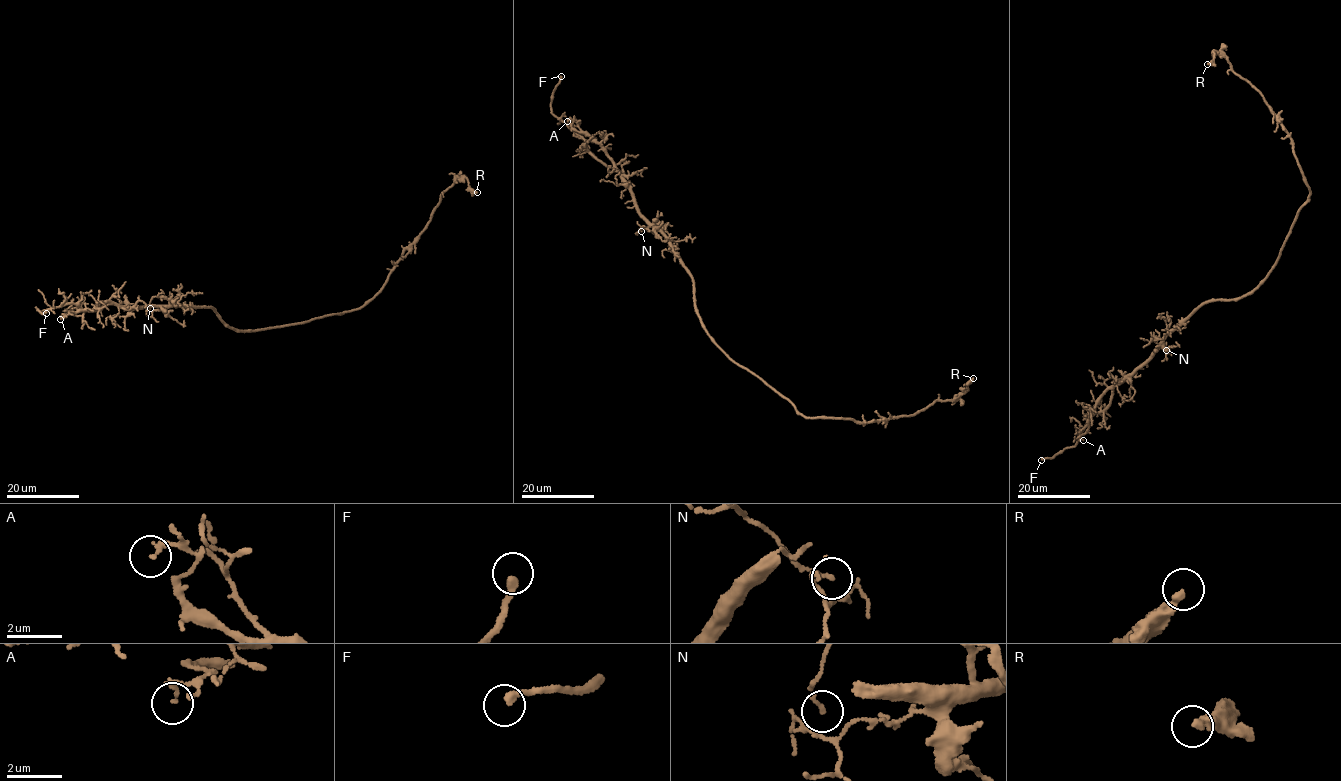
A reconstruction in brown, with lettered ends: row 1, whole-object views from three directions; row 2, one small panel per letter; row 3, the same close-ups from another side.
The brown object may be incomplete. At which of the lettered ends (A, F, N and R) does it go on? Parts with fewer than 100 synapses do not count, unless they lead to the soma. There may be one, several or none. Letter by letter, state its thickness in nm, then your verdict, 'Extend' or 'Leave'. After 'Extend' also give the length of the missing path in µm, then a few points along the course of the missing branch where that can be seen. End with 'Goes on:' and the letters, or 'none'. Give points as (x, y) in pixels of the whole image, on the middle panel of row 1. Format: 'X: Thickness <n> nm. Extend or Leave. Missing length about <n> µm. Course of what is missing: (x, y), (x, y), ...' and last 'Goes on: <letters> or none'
A: Thickness 130 nm. Leave
F: Thickness 280 nm. Extend. Missing length about 35 µm. Course of what is missing: (561, 76), (576, 56), (597, 43), (608, 29), (636, 13), (640, 14)
N: Thickness 80 nm. Leave
R: Thickness 240 nm. Leave
Goes on: F

